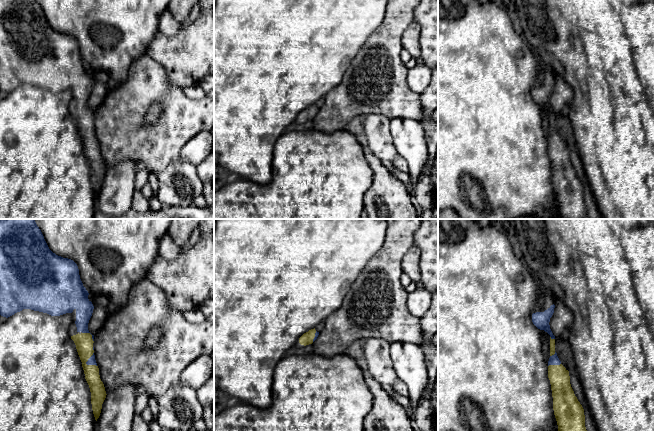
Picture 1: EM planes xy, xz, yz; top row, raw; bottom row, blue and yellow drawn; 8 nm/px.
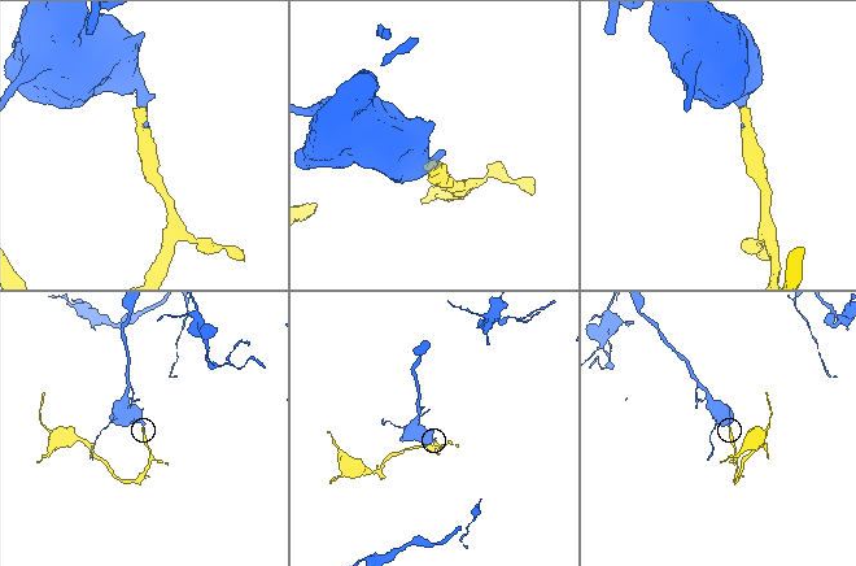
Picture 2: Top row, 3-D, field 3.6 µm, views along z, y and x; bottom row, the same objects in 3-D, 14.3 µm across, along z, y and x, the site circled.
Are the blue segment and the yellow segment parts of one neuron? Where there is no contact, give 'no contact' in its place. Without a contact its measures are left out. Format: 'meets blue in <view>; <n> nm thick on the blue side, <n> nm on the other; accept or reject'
meets blue in xy; 60 nm thick on the blue side, 140 nm on the other; accept

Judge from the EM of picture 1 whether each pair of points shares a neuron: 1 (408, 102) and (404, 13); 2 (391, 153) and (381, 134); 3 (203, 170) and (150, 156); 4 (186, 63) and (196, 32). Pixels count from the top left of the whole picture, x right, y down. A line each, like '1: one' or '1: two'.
1: one
2: one
3: two
4: one

